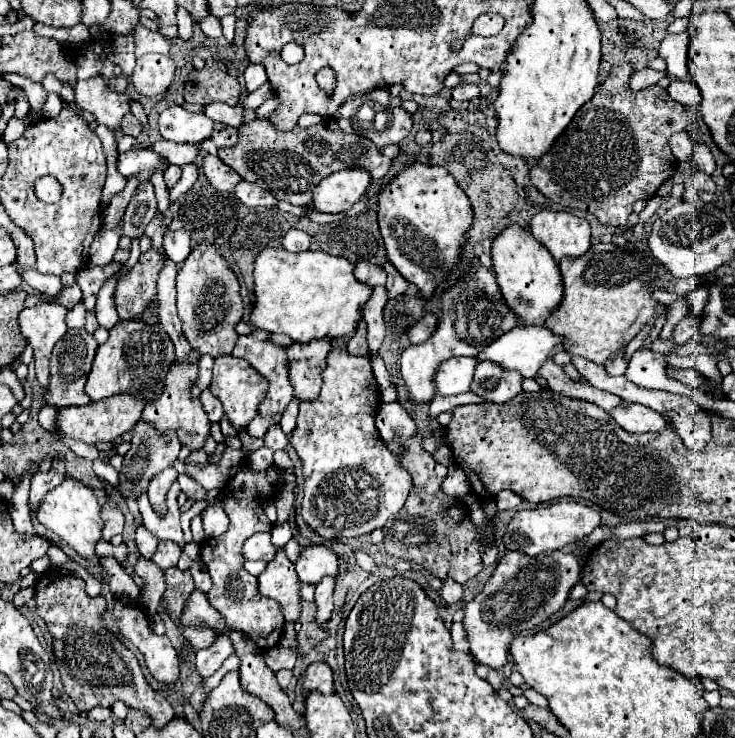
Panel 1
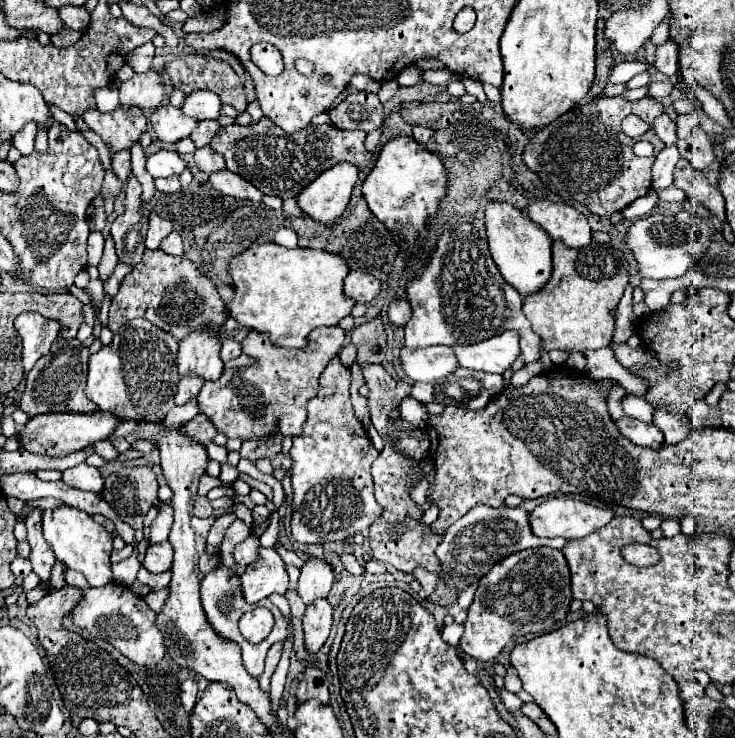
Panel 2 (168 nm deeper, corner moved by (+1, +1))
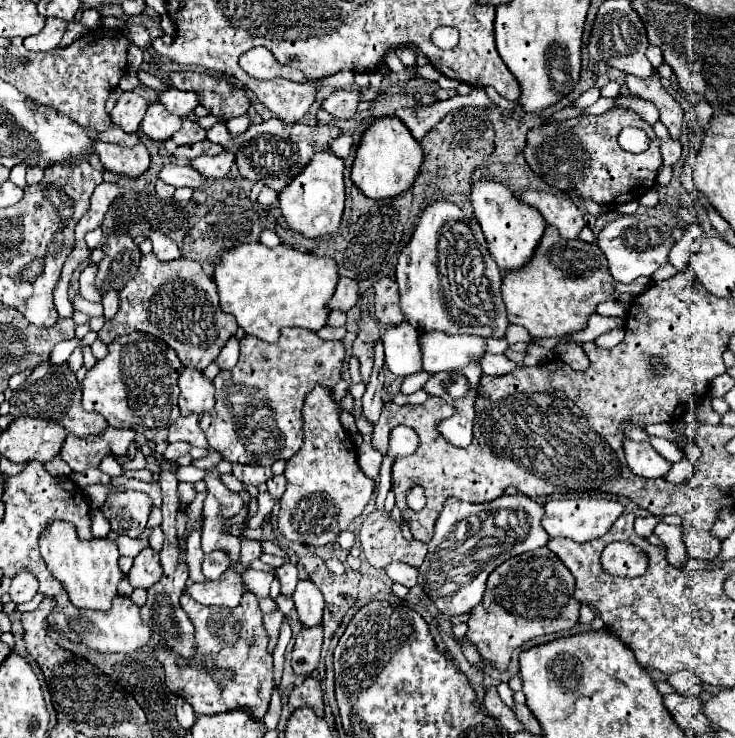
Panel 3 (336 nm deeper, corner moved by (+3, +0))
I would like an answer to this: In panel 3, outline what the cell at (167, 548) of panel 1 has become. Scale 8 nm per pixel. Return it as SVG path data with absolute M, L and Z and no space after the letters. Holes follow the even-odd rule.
M152 547L142 549L142 551L138 553L138 557L134 559L132 569L128 571L128 579L130 579L132 587L148 589L148 587L152 587L160 577L162 577L160 555L158 555Z

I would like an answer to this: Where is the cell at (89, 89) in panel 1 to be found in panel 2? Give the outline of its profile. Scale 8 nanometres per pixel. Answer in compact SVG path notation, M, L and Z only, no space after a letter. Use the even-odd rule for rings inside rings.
M118 108L110 114L102 114L98 110L88 110L88 112L84 112L82 120L114 152L130 150L148 128L146 116L138 108Z

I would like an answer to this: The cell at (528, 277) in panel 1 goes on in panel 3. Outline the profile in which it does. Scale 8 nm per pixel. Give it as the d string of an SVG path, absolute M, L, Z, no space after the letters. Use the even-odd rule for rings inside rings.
M494 181L474 183L472 193L470 193L470 203L474 207L476 221L480 223L484 231L488 251L494 257L500 271L524 269L532 261L536 247L540 245L540 239L546 231L546 221L542 219L542 215L538 215L534 207L526 207L508 187Z

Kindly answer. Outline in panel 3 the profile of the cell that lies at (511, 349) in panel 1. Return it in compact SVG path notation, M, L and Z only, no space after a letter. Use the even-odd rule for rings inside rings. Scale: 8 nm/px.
M430 331L430 335L420 335L422 339L422 359L428 373L462 369L468 363L480 363L486 355L486 337L478 335L446 335L442 331Z

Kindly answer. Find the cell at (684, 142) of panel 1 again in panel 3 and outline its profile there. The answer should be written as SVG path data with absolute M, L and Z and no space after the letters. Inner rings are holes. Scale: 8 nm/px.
M620 95L620 97L618 97L618 105L620 105L620 107L630 107L630 109L634 109L634 111L636 111L646 123L650 123L650 125L654 125L656 121L660 121L658 109L654 107L654 103L648 103L646 99Z

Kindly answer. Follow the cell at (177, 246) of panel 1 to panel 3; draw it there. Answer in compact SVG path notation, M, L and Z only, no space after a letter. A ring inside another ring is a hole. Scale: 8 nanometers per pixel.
M146 231L144 237L152 241L152 245L154 245L152 253L154 253L158 259L162 259L162 261L172 261L172 259L182 257L178 245L176 245L172 239L168 239L164 233L160 233L160 231Z

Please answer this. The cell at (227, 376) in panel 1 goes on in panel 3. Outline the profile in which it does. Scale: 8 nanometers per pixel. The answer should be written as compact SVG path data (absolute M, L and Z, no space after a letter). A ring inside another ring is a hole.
M286 327L278 343L266 343L254 336L245 335L240 341L240 361L236 367L220 371L214 377L216 405L212 411L200 415L200 427L206 433L208 445L224 455L232 463L258 463L272 465L276 459L290 459L304 441L304 417L302 407L308 393L316 383L334 387L342 375L344 361L344 343L342 341L324 341L314 331Z

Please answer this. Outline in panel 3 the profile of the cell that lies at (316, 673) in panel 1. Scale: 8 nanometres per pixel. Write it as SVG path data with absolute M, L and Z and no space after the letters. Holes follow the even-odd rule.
M306 677L304 681L300 681L292 693L290 693L290 701L288 701L294 709L298 707L312 707L320 717L324 715L324 703L322 703L322 689L320 689L320 681L314 677Z

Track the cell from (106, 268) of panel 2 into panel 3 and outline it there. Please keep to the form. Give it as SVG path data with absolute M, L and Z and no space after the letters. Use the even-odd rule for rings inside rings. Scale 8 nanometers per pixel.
M102 291L102 305L104 305L104 317L112 319L118 311L118 291Z

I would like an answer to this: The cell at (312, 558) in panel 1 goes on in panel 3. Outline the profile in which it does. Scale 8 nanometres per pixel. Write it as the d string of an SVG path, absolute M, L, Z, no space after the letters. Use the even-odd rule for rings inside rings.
M310 579L298 581L292 599L296 603L296 611L298 611L304 627L312 627L322 621L324 597L322 597L322 591Z

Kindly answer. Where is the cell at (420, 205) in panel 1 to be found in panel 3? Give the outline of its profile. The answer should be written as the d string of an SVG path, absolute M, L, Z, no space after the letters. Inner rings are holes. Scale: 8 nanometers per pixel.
M382 117L372 123L372 127L364 133L362 143L356 151L356 161L352 167L352 183L370 199L386 201L394 199L416 183L420 169L424 163L424 149L420 143L410 135L406 125L400 119Z

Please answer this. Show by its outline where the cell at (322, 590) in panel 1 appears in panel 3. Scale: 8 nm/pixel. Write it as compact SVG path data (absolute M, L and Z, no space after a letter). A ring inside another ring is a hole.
M322 625L302 627L292 651L292 667L298 675L310 675L316 669L322 649L322 637L324 637Z

